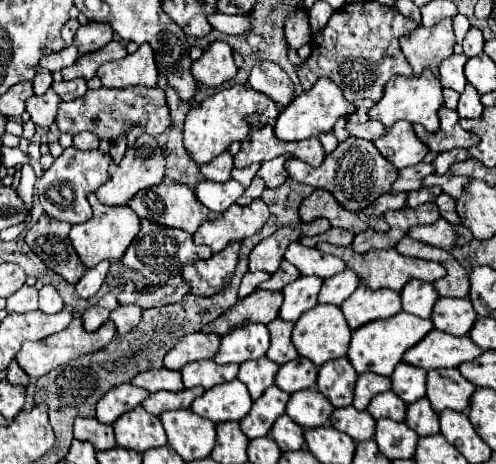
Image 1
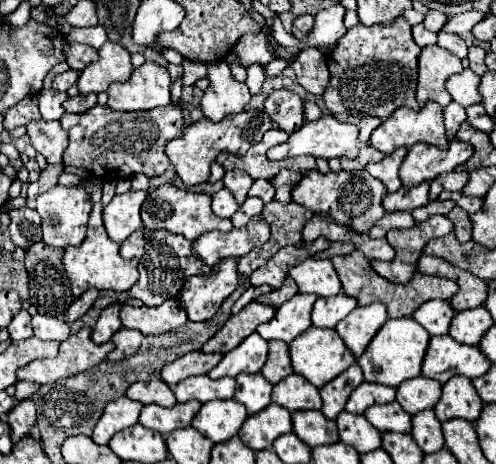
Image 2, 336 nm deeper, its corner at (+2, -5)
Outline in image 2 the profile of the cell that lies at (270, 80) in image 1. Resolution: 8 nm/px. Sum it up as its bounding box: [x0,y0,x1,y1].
[264,90,304,134]

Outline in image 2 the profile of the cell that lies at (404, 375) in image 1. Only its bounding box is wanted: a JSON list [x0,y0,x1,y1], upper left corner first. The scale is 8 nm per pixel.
[396,376,442,414]

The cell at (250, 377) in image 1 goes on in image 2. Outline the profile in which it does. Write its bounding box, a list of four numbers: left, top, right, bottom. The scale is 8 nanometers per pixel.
[234,374,272,414]

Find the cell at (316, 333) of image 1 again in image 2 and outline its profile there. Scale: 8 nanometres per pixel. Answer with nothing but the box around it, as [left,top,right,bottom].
[290,328,356,388]

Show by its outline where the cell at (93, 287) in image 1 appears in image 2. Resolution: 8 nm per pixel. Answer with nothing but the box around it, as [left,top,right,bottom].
[64,290,100,322]

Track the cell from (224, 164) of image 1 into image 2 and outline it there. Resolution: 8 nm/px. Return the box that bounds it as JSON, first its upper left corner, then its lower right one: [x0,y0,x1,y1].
[222,170,254,204]

